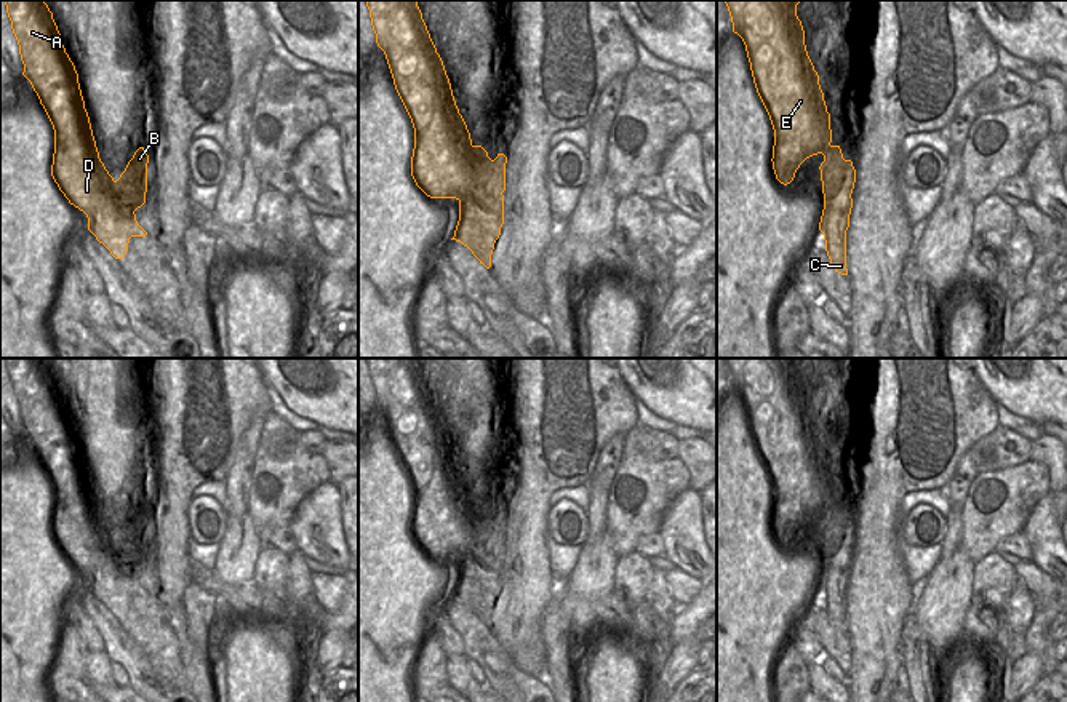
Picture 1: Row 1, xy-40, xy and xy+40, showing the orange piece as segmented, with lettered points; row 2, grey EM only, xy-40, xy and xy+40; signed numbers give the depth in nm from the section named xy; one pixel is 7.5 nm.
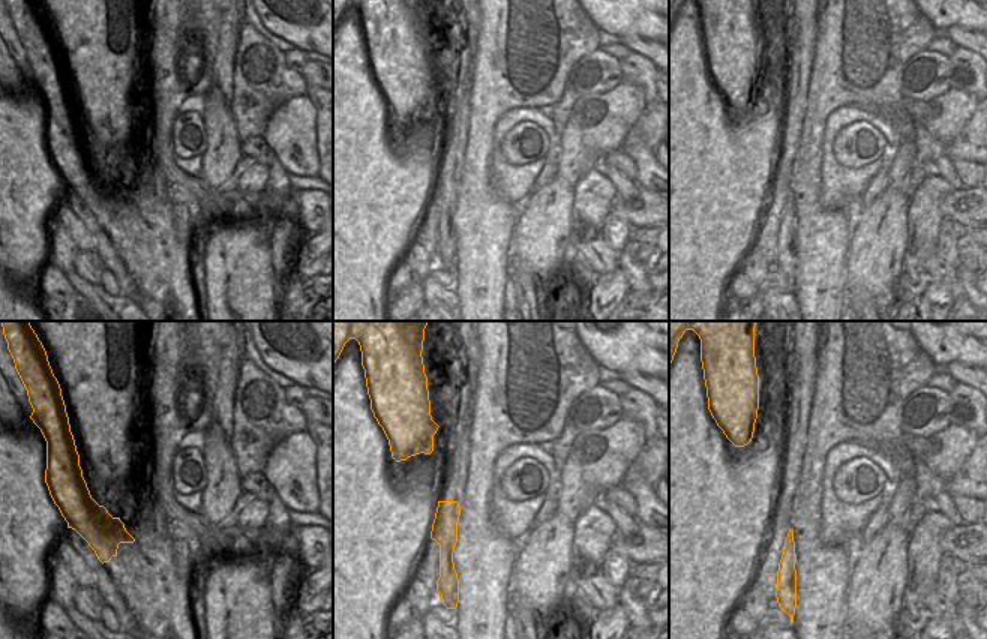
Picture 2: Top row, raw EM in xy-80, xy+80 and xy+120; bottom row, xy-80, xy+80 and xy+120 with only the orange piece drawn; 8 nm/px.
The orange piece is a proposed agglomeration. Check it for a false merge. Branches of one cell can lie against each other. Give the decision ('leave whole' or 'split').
split

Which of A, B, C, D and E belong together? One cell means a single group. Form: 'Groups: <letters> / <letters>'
Groups: A D E / B C

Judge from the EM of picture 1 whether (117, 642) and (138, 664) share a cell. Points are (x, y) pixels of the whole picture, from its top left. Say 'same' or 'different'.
same

